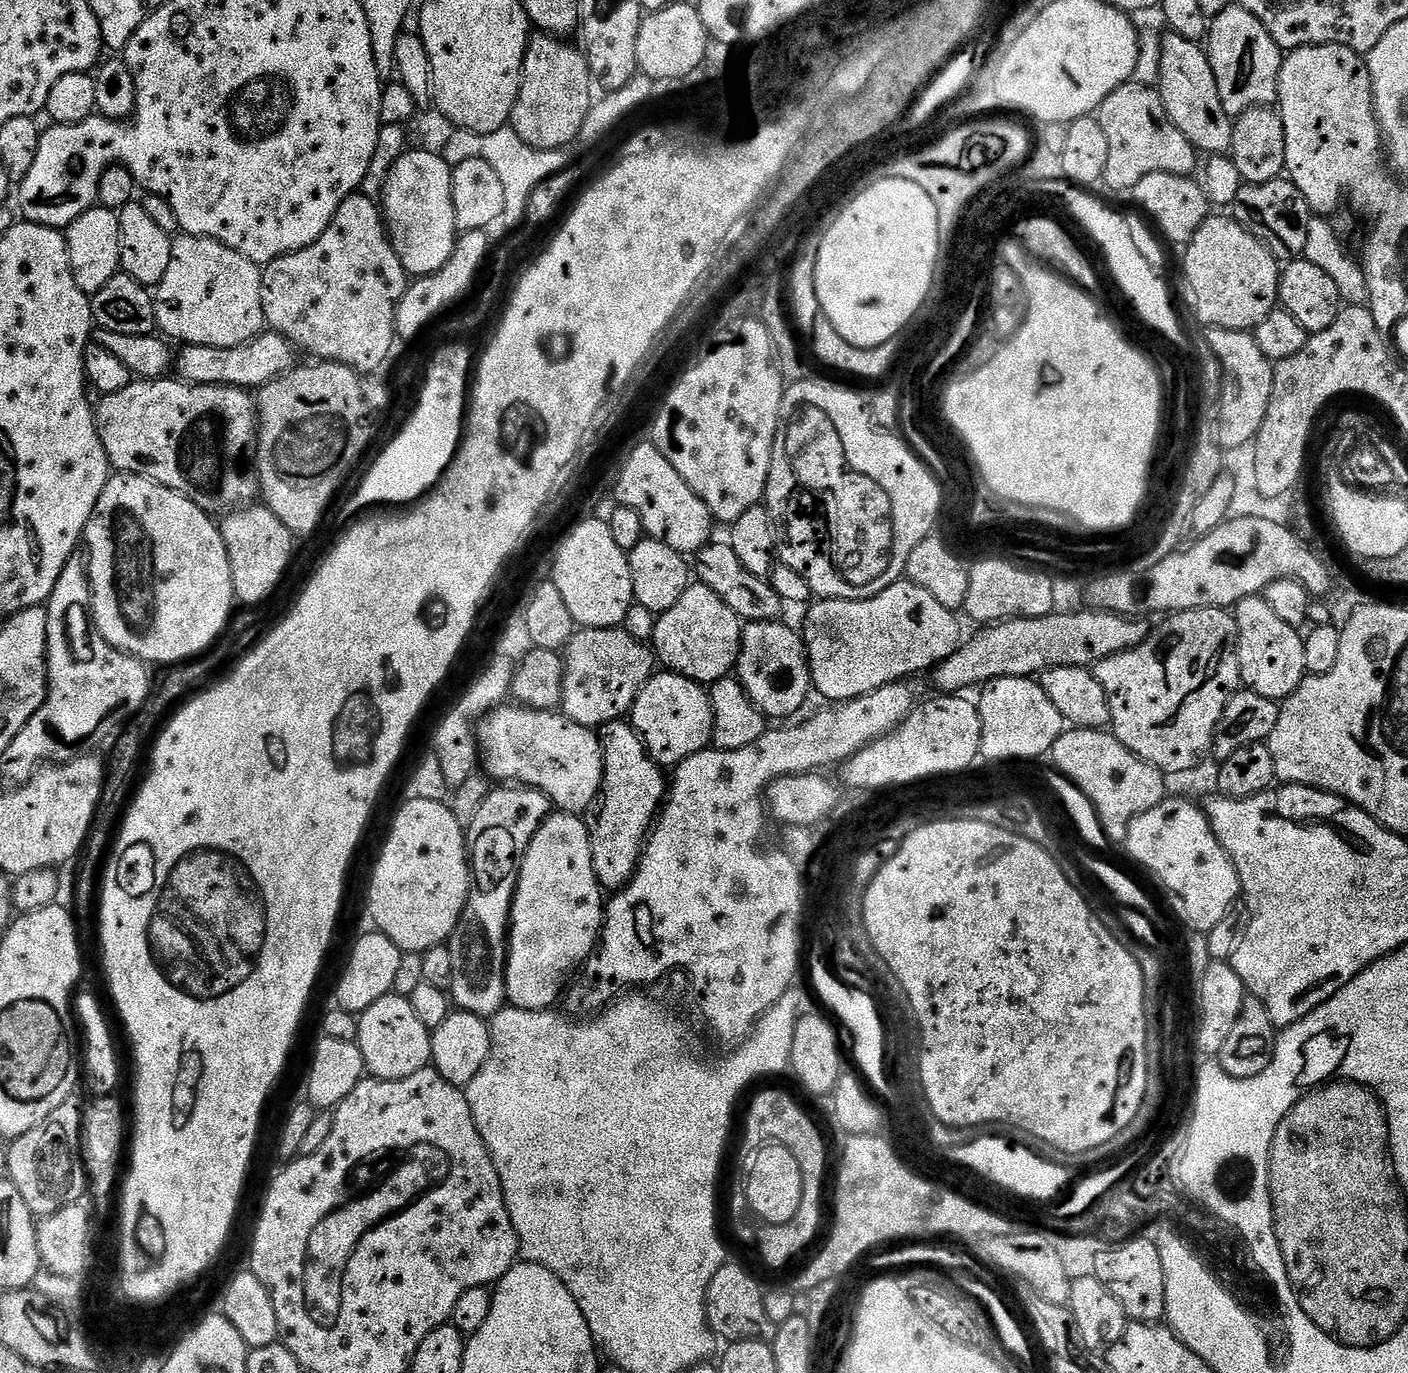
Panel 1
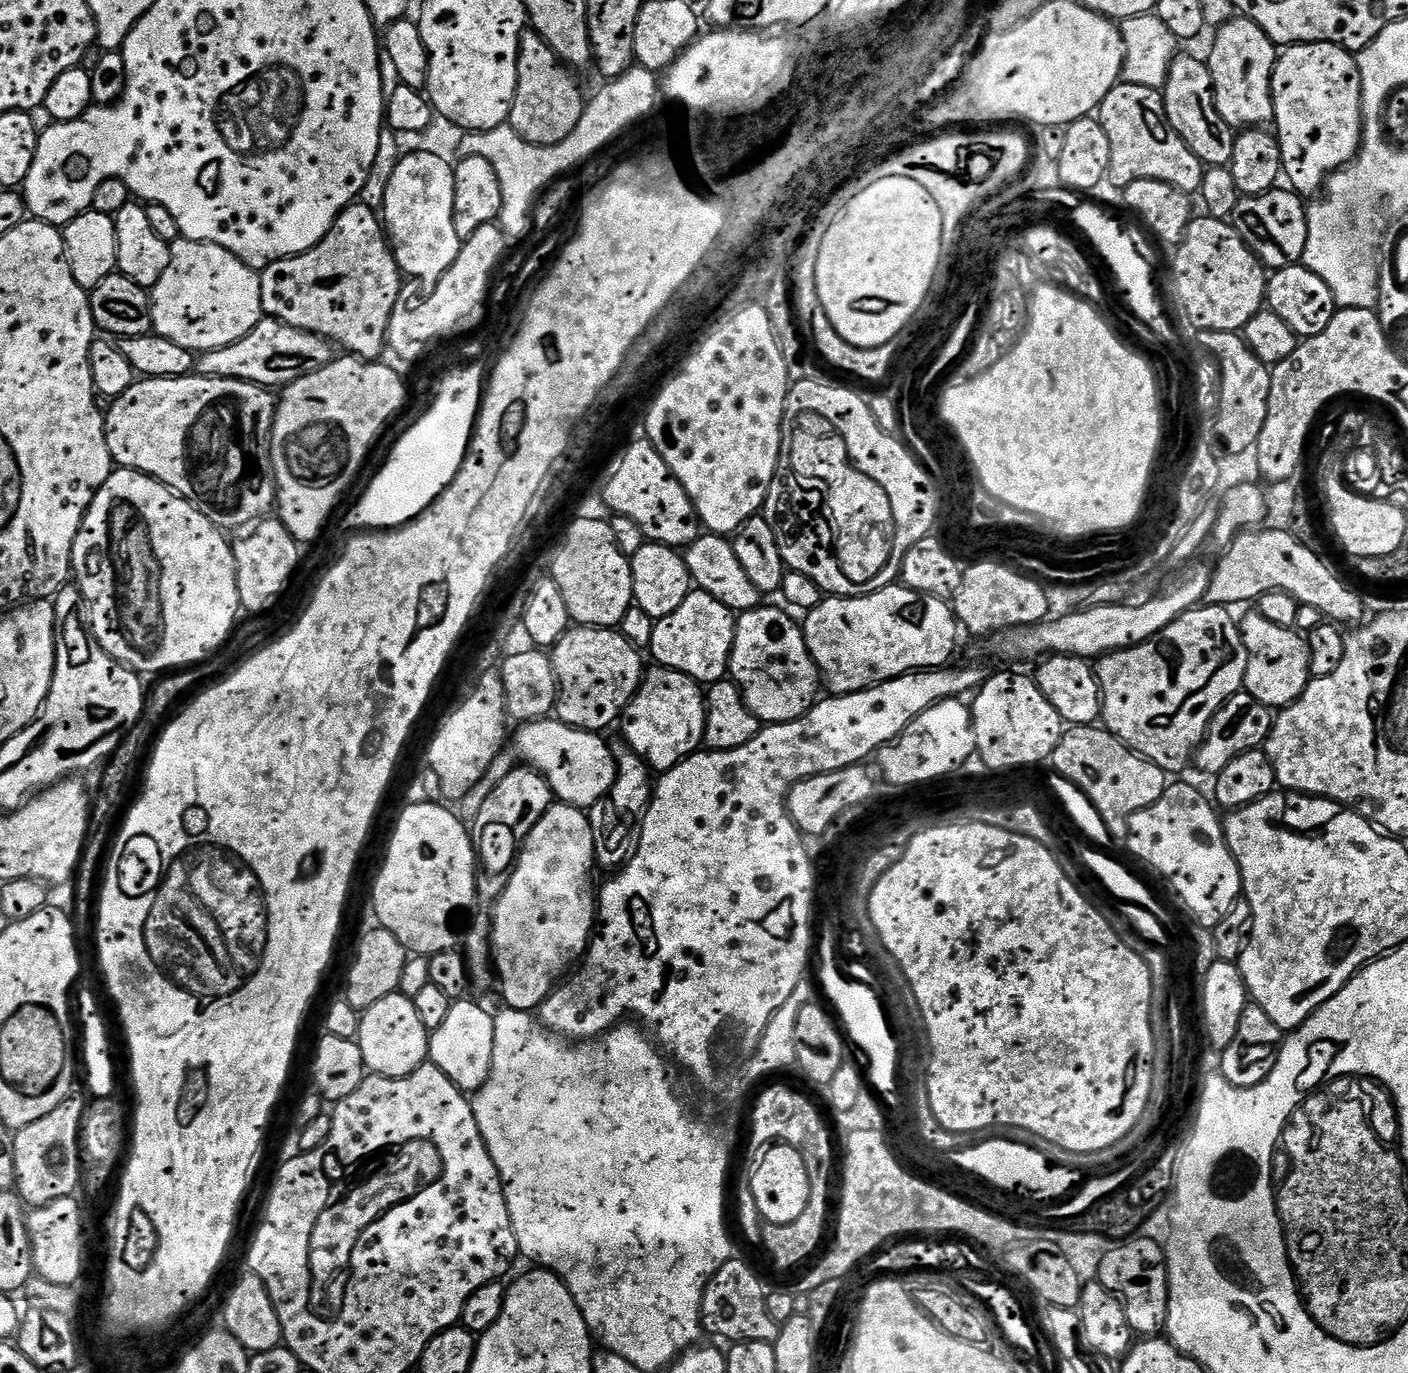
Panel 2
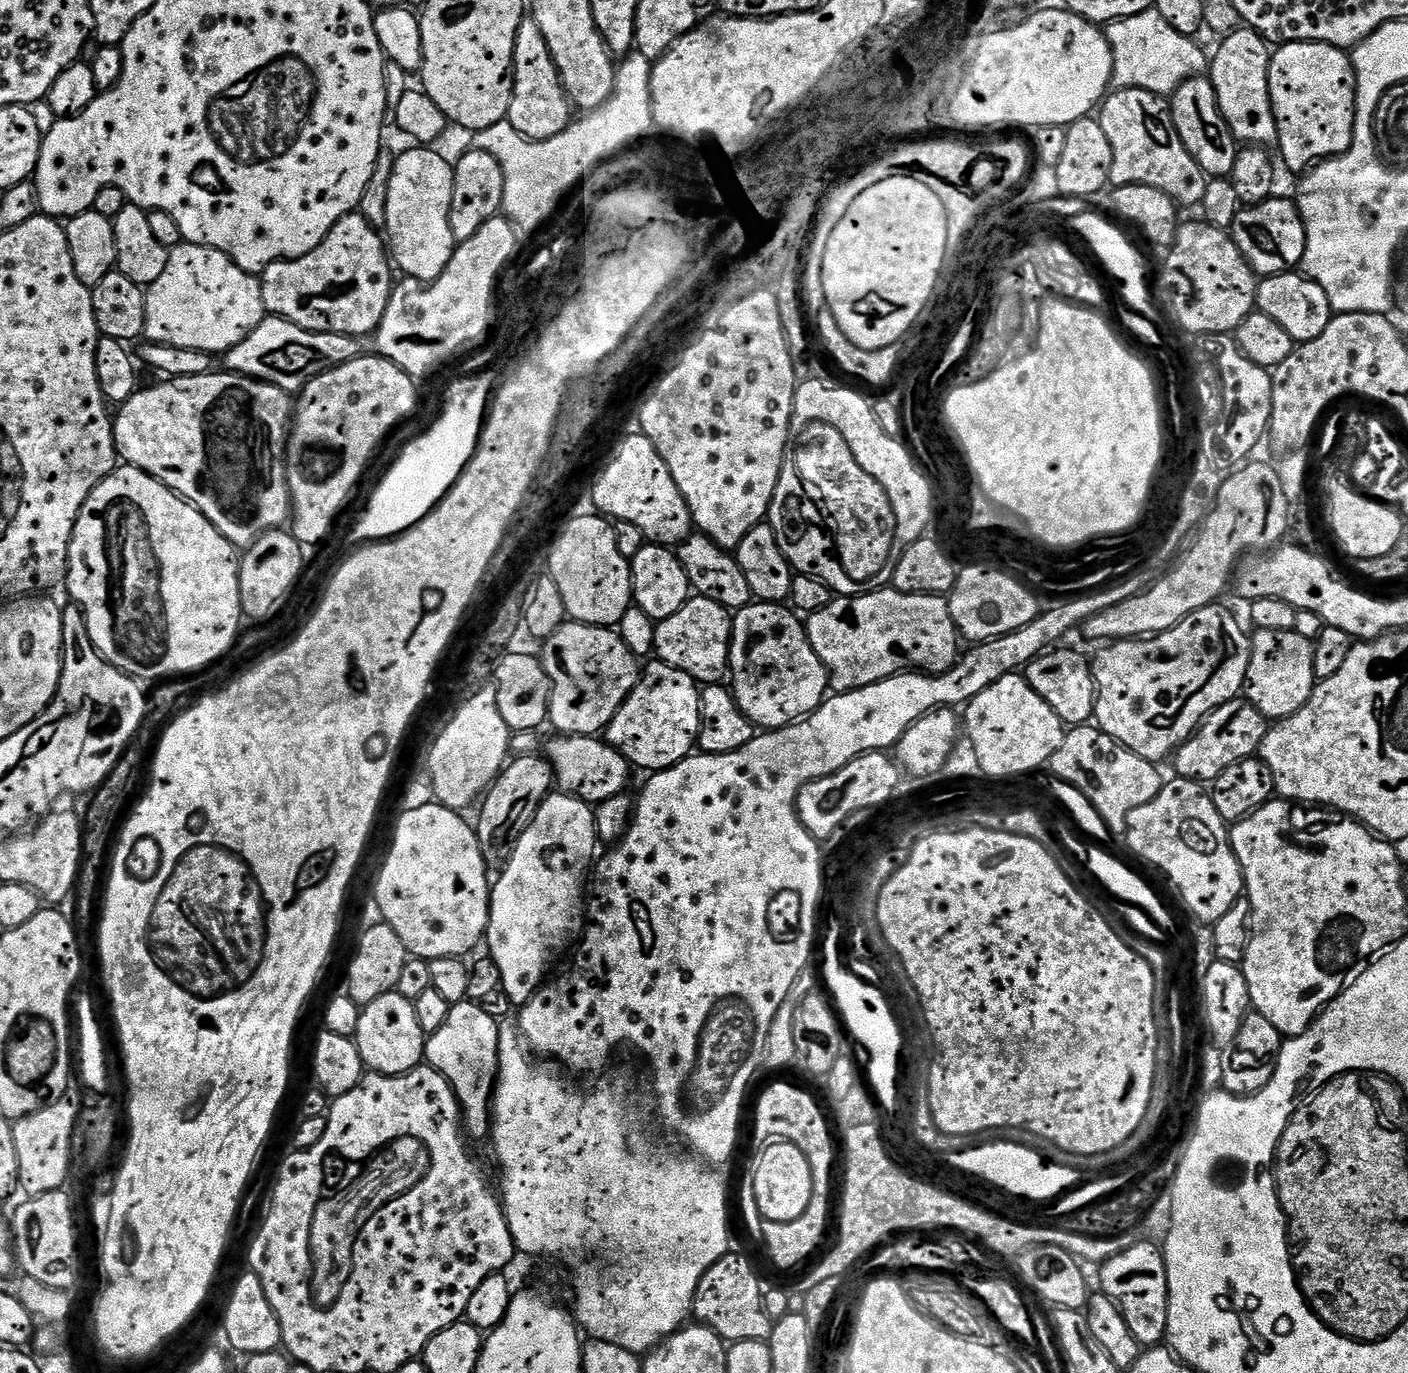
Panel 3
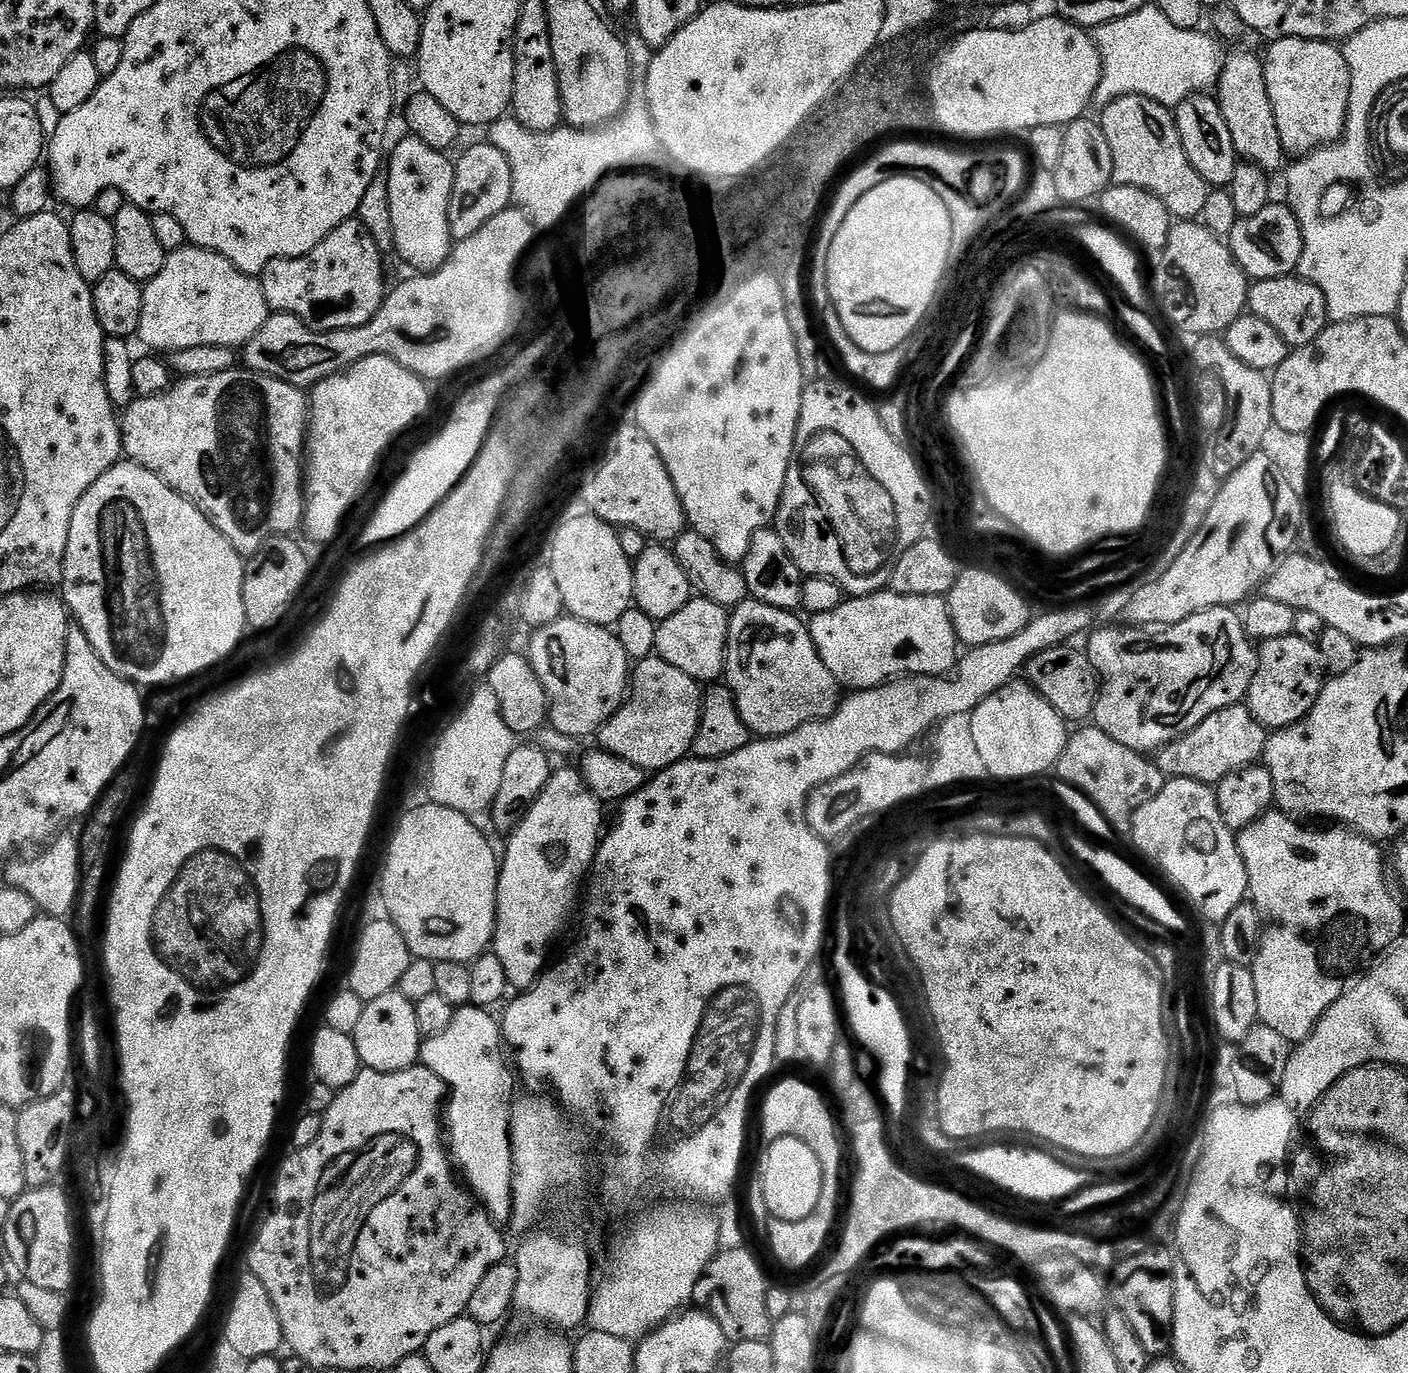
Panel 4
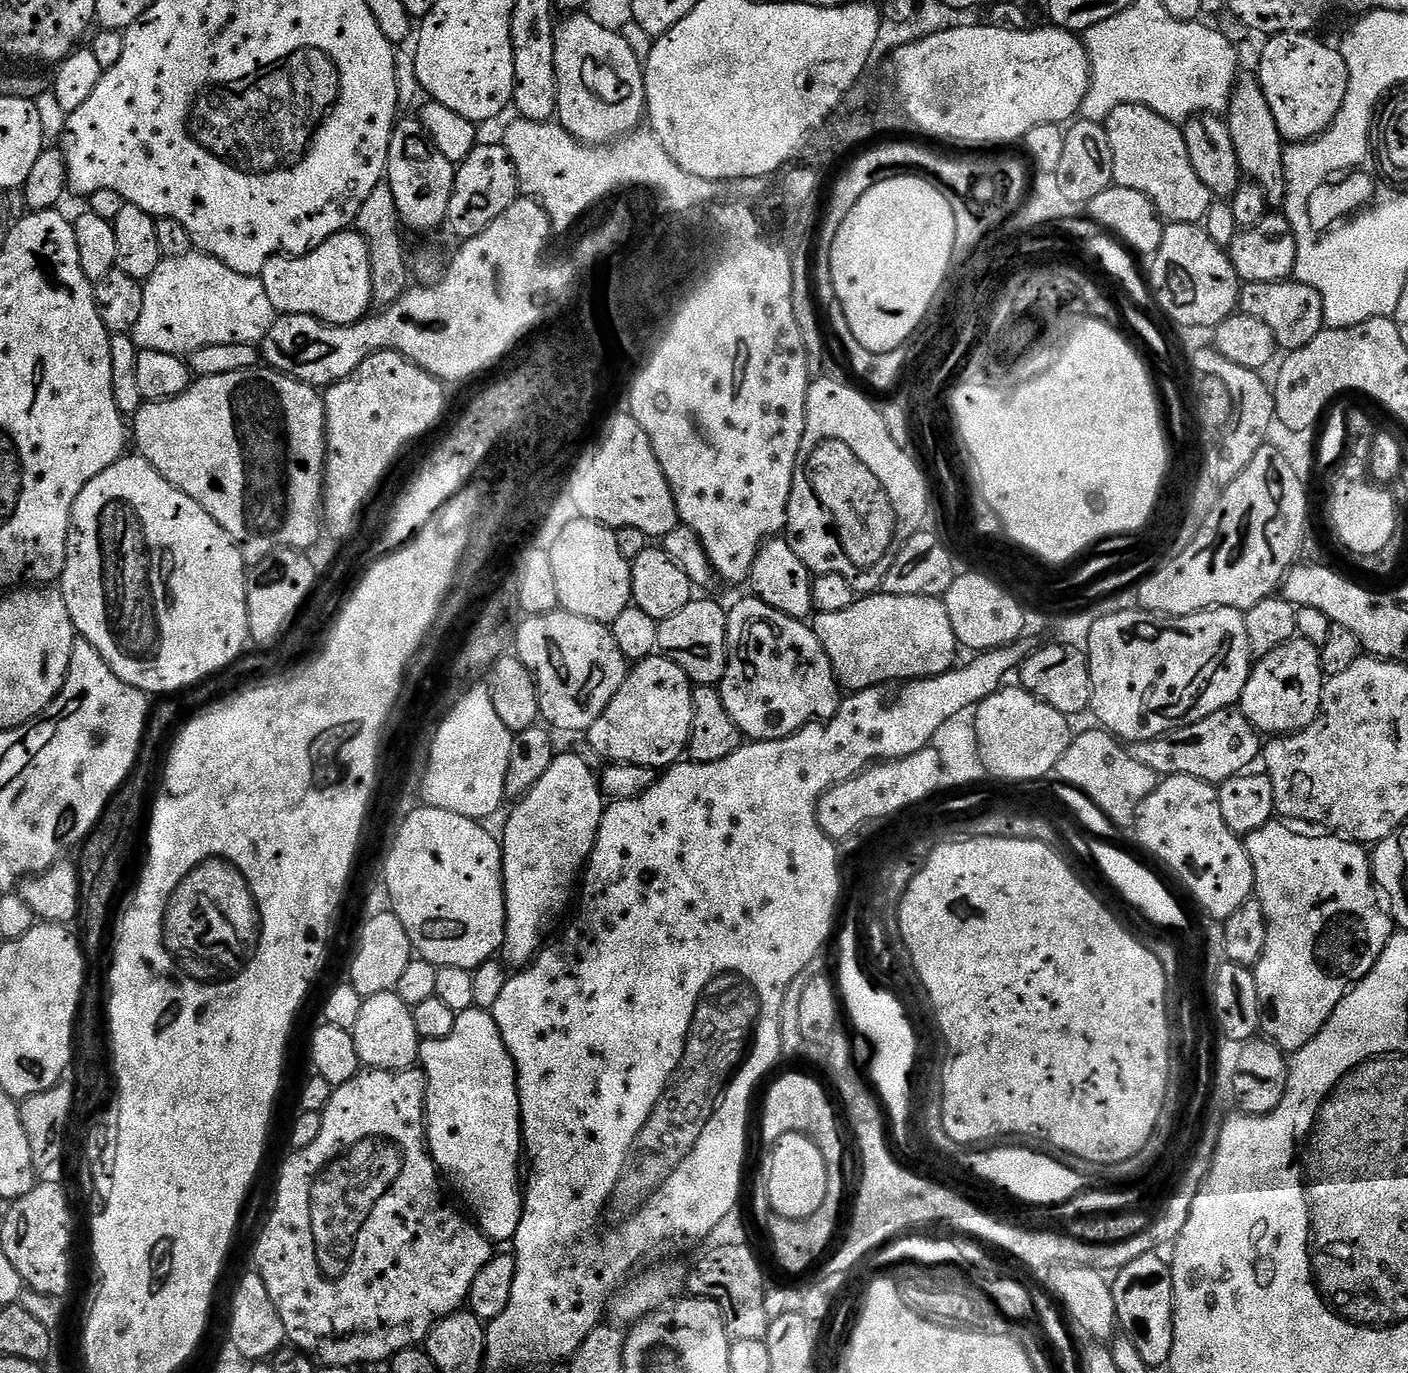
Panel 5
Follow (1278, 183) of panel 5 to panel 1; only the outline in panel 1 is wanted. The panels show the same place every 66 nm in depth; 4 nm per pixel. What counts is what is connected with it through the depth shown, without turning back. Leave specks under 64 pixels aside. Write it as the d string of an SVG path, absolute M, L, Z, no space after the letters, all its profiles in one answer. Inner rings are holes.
M1232 2L1222 14L1211 17L1206 51L1218 82L1218 98L1222 98L1222 106L1229 116L1235 118L1251 108L1266 108L1277 103L1278 78L1285 53L1250 10Z

